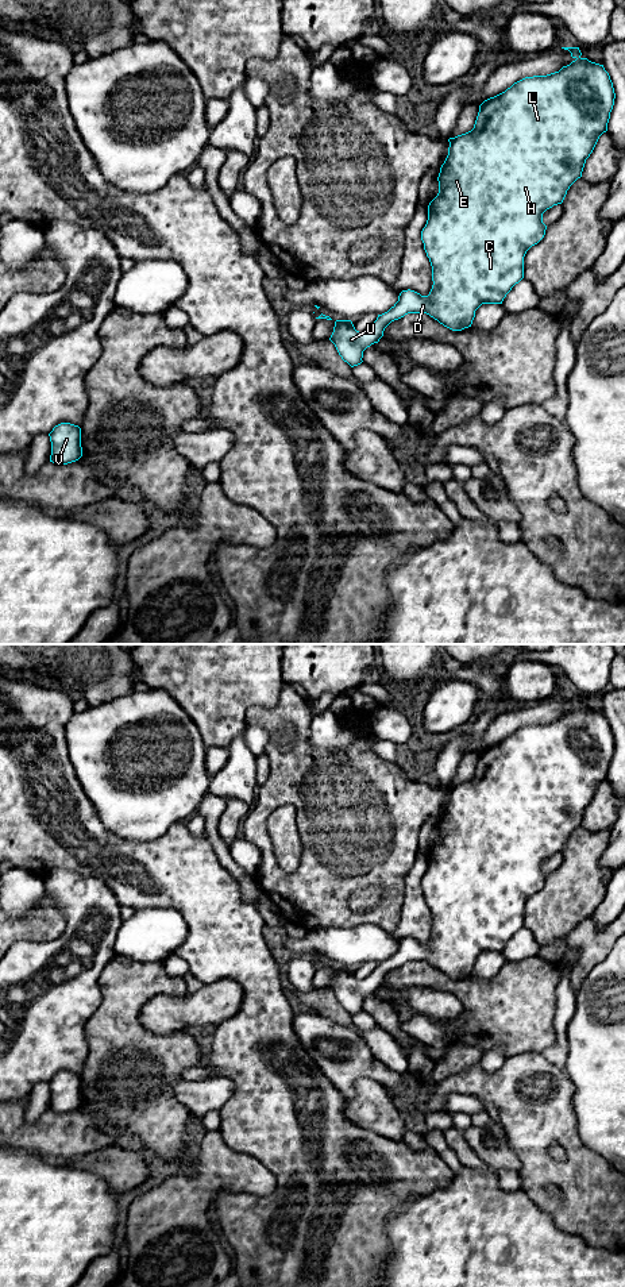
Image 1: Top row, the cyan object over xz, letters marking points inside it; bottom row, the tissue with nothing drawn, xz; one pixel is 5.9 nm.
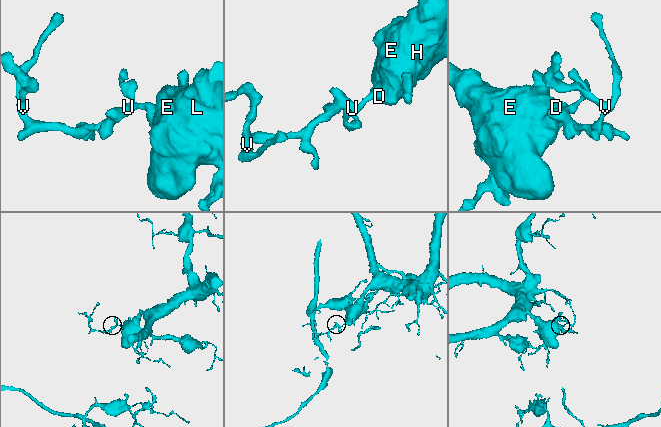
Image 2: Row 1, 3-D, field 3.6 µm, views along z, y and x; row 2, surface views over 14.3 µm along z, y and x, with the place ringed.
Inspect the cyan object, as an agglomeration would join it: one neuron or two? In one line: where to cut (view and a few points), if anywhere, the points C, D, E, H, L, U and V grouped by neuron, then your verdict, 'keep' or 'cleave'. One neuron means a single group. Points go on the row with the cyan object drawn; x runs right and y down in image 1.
cut none; groups C D E H L U V; keep

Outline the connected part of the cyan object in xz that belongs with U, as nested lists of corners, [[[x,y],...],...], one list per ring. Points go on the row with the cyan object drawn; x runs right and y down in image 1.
[[[579,47],[562,49],[568,50],[571,53],[574,61],[570,65],[563,66],[559,72],[547,76],[525,77],[514,82],[505,92],[485,100],[479,105],[479,112],[474,128],[466,134],[448,139],[448,155],[444,163],[441,165],[437,177],[439,193],[428,205],[428,220],[421,231],[424,250],[432,266],[432,289],[428,296],[421,296],[420,293],[410,289],[402,290],[398,296],[398,301],[387,312],[378,315],[373,325],[363,332],[356,331],[351,320],[336,320],[329,340],[335,344],[342,359],[347,362],[351,367],[358,366],[363,362],[363,351],[371,344],[379,342],[379,339],[383,336],[385,328],[391,321],[398,320],[408,313],[427,313],[444,327],[452,331],[462,331],[464,328],[471,327],[472,320],[475,317],[475,311],[482,304],[502,304],[504,298],[512,290],[512,288],[524,278],[524,257],[526,251],[532,246],[537,244],[545,235],[547,226],[543,223],[543,213],[553,205],[562,204],[570,186],[578,178],[582,177],[586,159],[593,153],[599,136],[607,131],[607,123],[616,99],[613,82],[603,65],[591,62],[587,58],[582,58]]]

